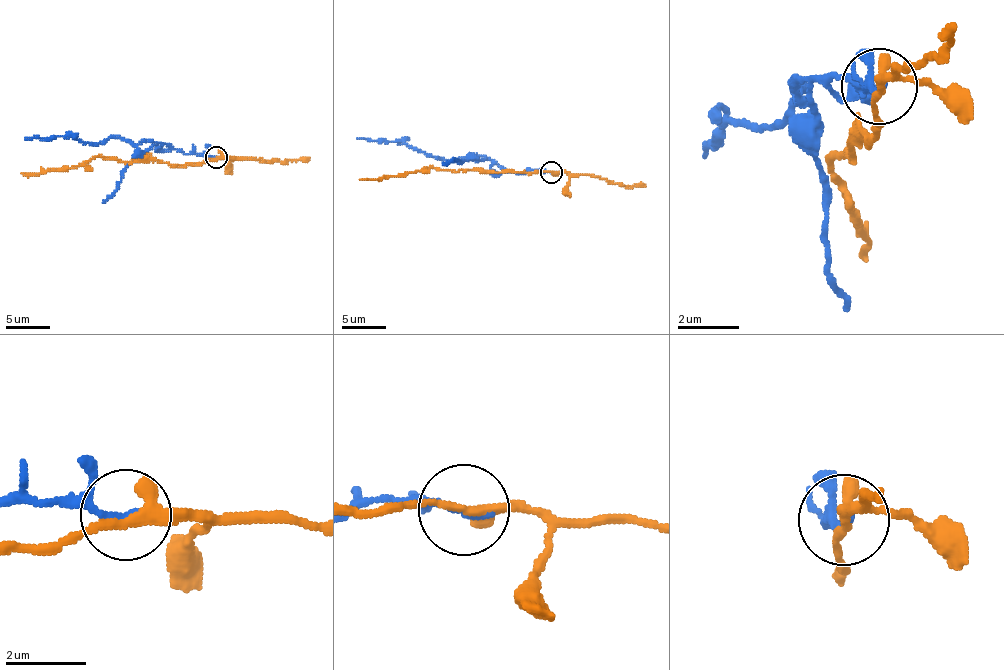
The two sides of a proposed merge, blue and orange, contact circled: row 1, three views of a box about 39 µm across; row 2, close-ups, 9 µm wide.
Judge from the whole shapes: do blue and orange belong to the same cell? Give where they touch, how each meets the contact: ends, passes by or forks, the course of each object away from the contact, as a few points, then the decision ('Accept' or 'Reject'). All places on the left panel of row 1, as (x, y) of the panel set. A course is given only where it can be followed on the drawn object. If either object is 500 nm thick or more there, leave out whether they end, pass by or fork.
Place: (216, 157). At the ring blue ends. At the ring orange passes by. Course of blue: (216, 156), (183, 154), (150, 142), (130, 144), (119, 138), (91, 143), (69, 136), (25, 140). Course of orange: (216, 156), (183, 165), (92, 156), (70, 168), (21, 173). Reject

